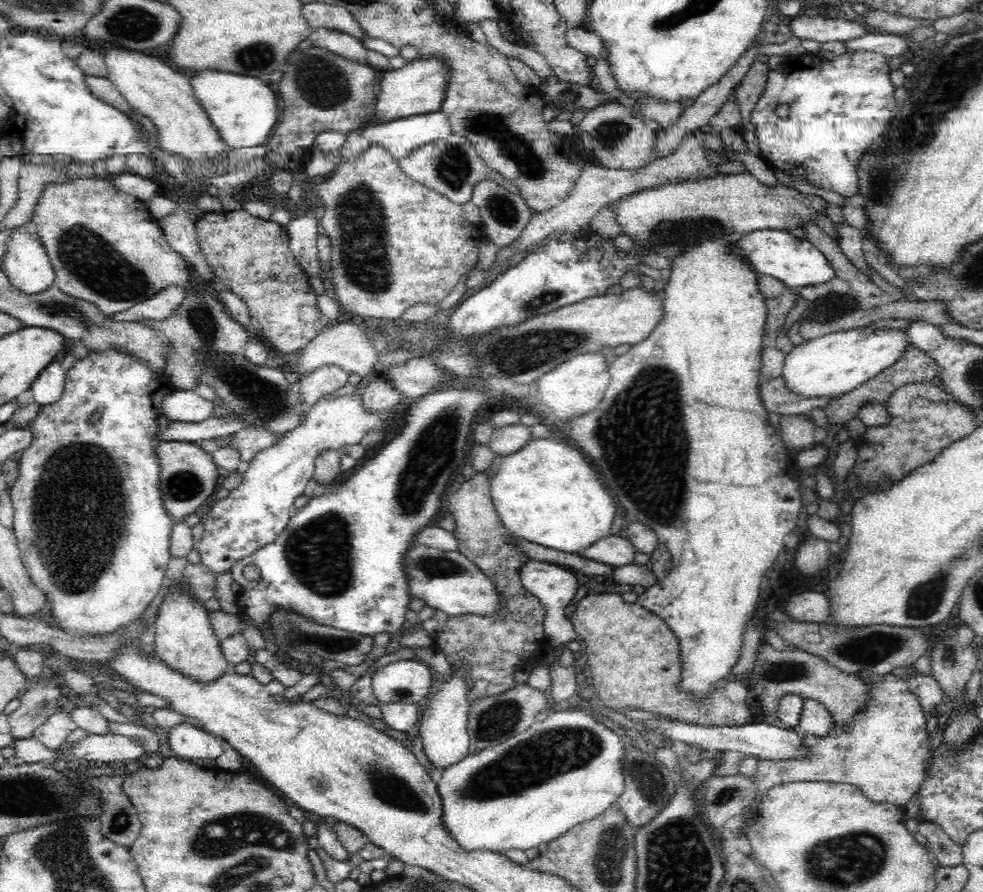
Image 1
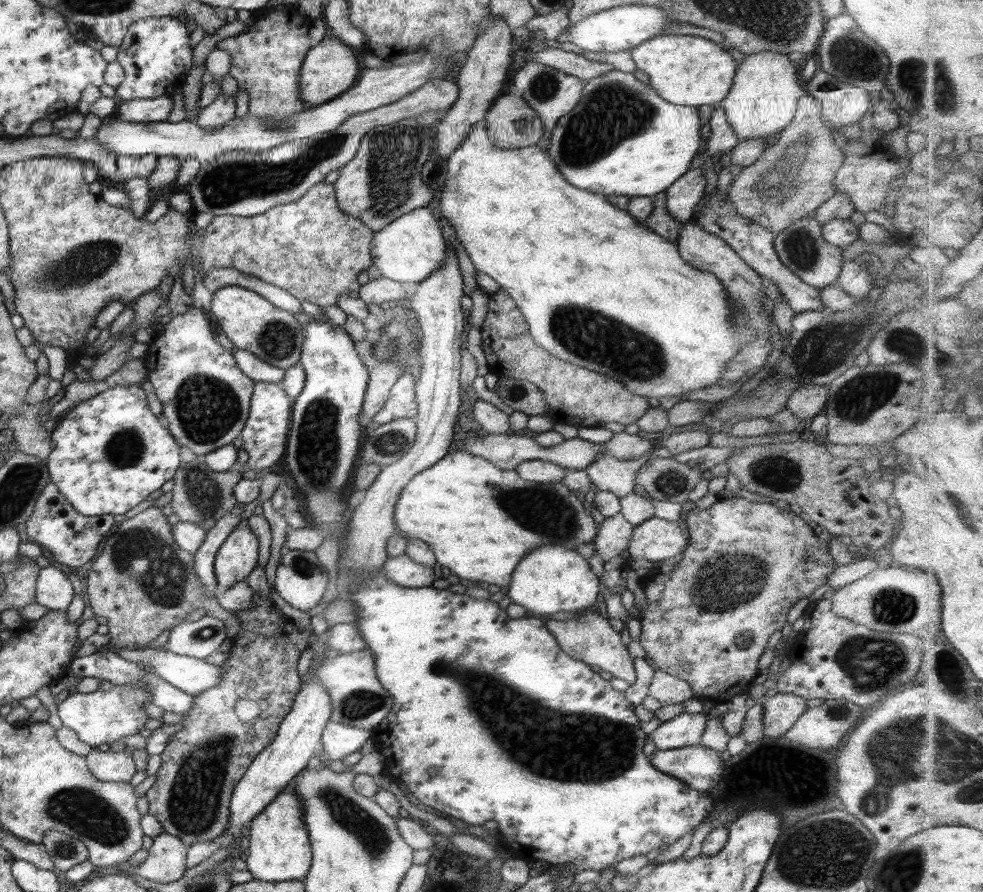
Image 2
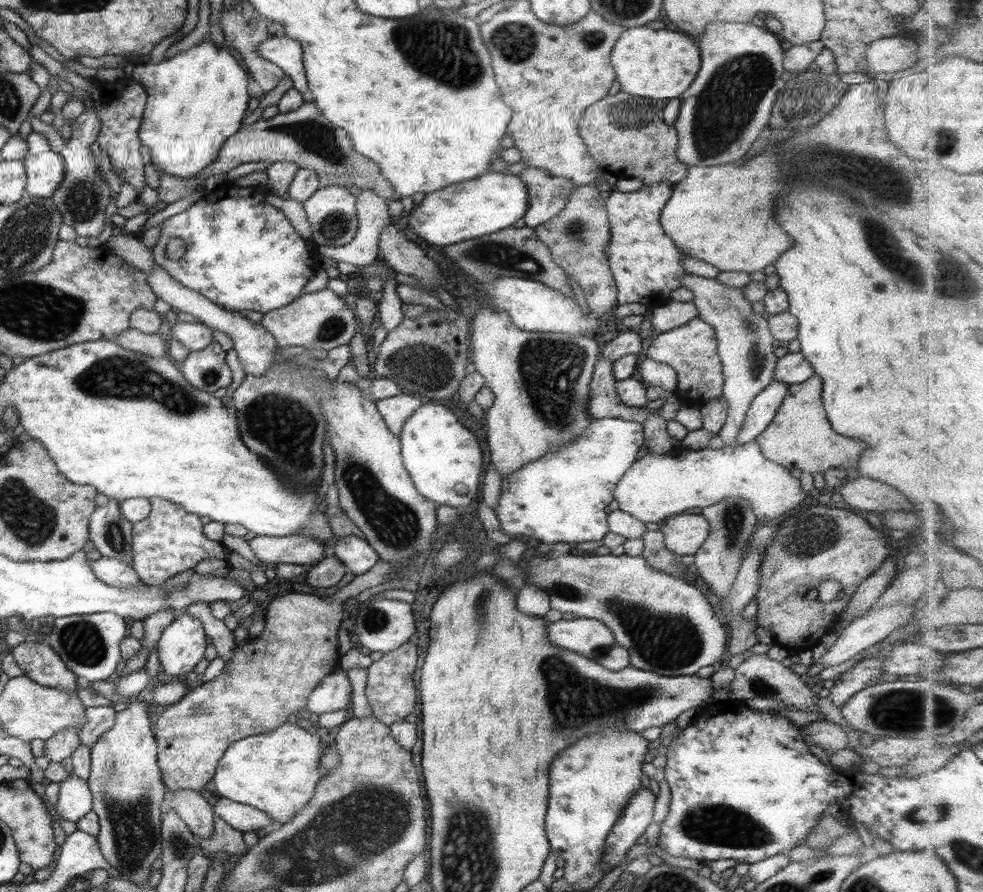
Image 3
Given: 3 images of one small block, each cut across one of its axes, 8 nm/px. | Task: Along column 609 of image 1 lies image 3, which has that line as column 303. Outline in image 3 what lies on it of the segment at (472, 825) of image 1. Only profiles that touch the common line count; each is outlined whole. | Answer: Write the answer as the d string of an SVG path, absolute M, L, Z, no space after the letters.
M285 721L267 733L231 742L218 761L212 781L220 797L253 806L280 826L313 796L321 777L320 752L317 735Z

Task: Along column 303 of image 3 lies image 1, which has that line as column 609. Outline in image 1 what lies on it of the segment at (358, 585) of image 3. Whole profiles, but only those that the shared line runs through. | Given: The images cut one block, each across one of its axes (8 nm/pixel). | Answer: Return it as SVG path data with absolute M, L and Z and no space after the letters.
M600 594L600 596L586 596L575 606L569 621L573 624L574 631L586 644L584 664L590 678L590 688L600 697L605 706L621 712L628 705L638 709L654 711L656 715L666 715L672 719L682 719L688 723L702 725L732 725L732 722L750 723L750 711L744 704L736 706L728 699L724 691L726 680L721 681L713 691L715 694L710 699L692 699L690 695L678 691L680 682L680 649L674 633L670 631L662 619L649 610L635 604L626 603L620 594Z

